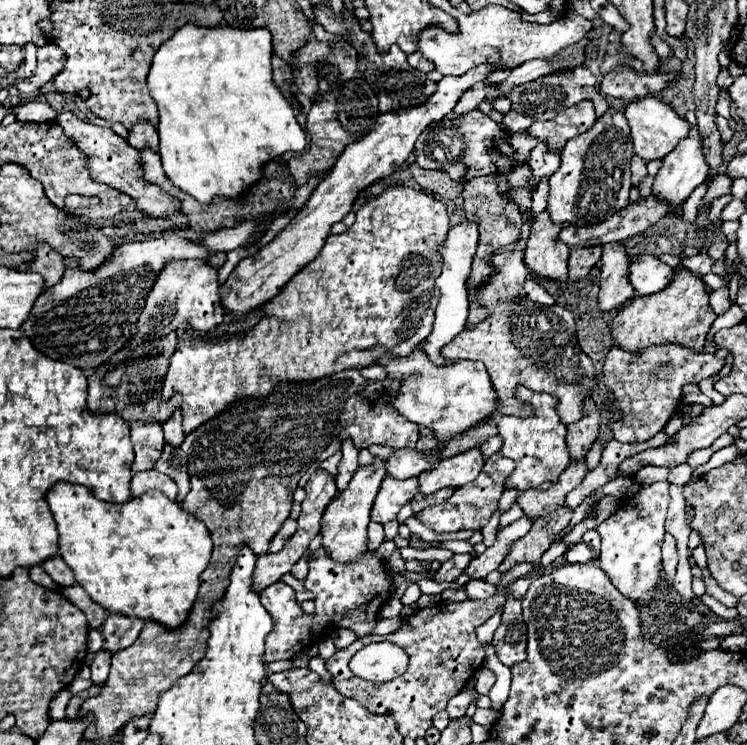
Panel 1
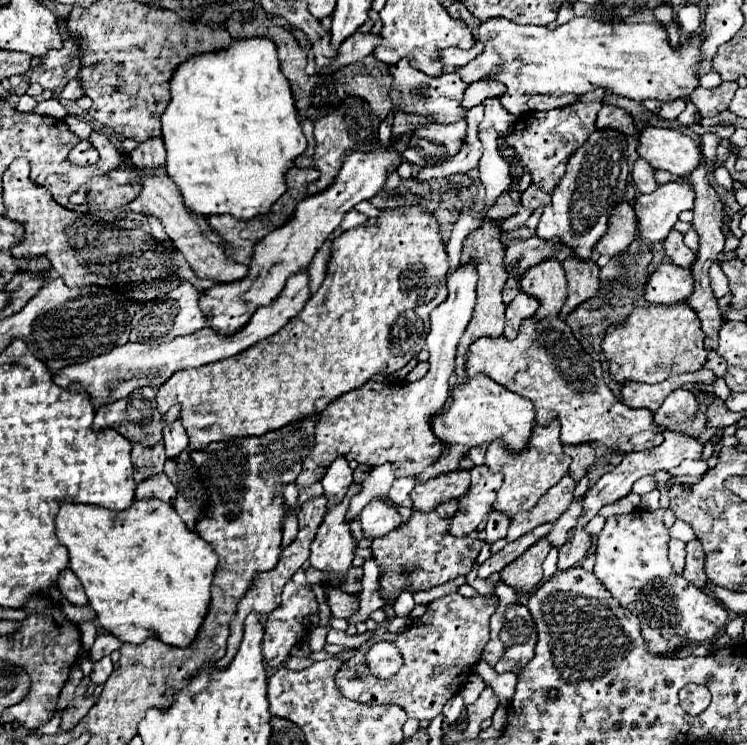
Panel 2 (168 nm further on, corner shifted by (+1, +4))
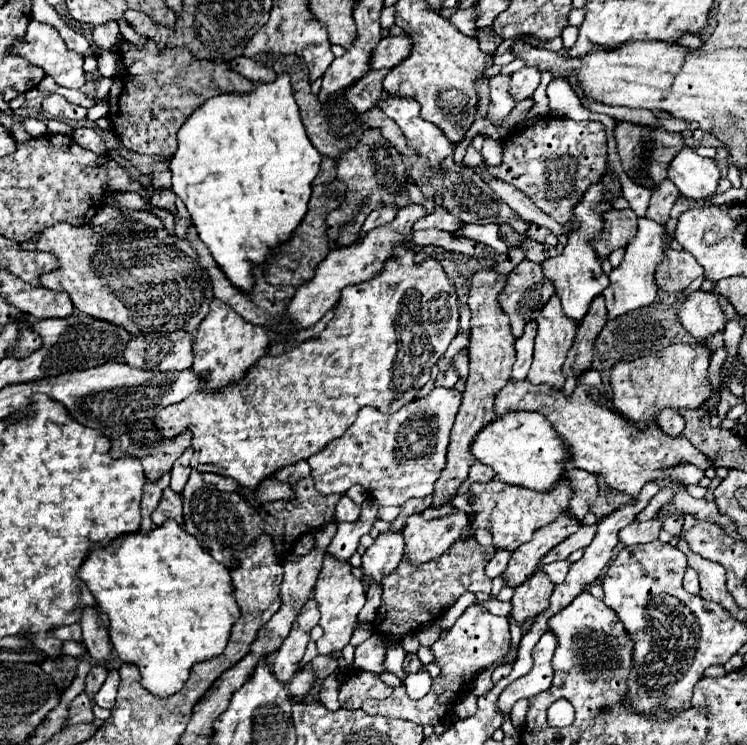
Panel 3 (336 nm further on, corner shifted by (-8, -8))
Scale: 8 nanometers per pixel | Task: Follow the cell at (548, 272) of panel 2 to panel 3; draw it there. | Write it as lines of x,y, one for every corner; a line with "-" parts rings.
551,296
547,306
541,310
539,318
537,318
537,324
539,324
539,332
537,332
537,338
535,338
535,354
533,354
533,366
527,374
527,380
531,384
547,384
549,388
553,390
563,390
565,386
565,376
561,372
561,366
565,362
565,356
571,348
571,340
575,338
575,332
577,332
577,324
563,316
561,312
561,304
559,304
559,298
557,296

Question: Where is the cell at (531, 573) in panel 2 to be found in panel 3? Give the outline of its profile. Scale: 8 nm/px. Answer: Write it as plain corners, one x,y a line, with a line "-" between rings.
541,570
535,572
525,584
515,588
515,594
511,598
513,610
509,614
511,622
523,626
523,622
527,622
529,618
535,618
541,612
545,612
551,592
553,592
553,584
549,582
547,574
543,574

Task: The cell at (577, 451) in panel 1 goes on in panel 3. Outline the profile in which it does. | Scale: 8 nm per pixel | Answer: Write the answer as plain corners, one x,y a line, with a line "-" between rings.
569,470
569,480
571,480
571,490
573,490
573,498
567,506
567,514
573,516
575,520
583,522
585,514
591,510
595,498
597,498
597,478
589,472
583,470

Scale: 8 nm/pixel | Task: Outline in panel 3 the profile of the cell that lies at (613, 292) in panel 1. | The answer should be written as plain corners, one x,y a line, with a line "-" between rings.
631,208
603,214
603,234
595,240
595,252
599,258
607,258
613,250
627,246
637,234
637,216

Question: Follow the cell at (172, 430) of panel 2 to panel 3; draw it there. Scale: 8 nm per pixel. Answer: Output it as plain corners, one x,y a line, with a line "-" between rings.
185,450
185,454
173,464
173,470
171,470
171,490
175,490
177,494
181,494
185,482
189,480
189,474
191,474
191,466
189,466
189,460
193,456
193,450

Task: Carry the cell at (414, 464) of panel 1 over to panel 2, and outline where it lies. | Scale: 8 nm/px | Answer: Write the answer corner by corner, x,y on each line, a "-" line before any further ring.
382,464
378,468
370,470
370,476
362,482
362,490
360,494
356,494
350,502
350,510
348,510
348,520
354,520
356,516
360,516
362,508
380,496
386,496
392,488
392,482
396,480
394,476
394,464

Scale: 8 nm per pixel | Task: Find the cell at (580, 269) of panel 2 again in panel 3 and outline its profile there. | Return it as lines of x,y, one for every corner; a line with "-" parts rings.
597,296
591,302
591,308
583,320
583,324
579,324
577,328
577,336
573,340
573,346
567,354
567,360
563,364
563,372
565,372
565,396
571,394
571,390
575,390
577,380
583,372
587,372
591,368
593,362
593,346
595,346
595,338
599,336
603,324
607,322
607,310
605,310
605,298

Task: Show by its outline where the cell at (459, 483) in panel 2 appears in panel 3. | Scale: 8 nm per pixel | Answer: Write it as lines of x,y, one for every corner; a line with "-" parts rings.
455,510
455,514
447,518
433,518
425,520
421,514
409,516
403,526
403,538
405,538
405,560
409,560
413,566
437,560
463,536
463,530
467,528
469,520
467,514
461,510

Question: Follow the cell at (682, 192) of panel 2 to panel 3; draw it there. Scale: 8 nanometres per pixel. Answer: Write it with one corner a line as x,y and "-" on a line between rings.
639,218
639,230
635,234
635,240
631,240
631,244
627,246
623,262
617,268
613,268
613,272
609,274
611,284
603,292
607,318
615,318
625,312
649,306
655,300
657,286
653,282
653,274
655,274
657,264
663,260
663,250
667,246
667,242
663,240
663,232
665,232
663,224
657,224
649,218

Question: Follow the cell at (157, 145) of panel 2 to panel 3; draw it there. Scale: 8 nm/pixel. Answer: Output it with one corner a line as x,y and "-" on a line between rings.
163,190
163,192
153,192
153,200
151,200
151,206
153,208
161,208
161,210
167,210
167,212
177,212
175,208
175,192
173,190

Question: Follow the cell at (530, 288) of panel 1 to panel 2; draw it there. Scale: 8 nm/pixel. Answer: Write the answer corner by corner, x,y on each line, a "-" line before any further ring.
518,292
518,296
506,306
506,328
504,328
504,336
506,338
516,338
518,334
518,326
524,318
536,314
538,310
538,300
534,300
534,296
526,296
526,292

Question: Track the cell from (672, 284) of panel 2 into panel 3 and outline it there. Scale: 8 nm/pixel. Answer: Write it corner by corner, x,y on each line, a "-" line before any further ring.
697,290
683,300
679,308
679,320
695,340
705,342
713,334
725,332
729,318
725,316
717,294

